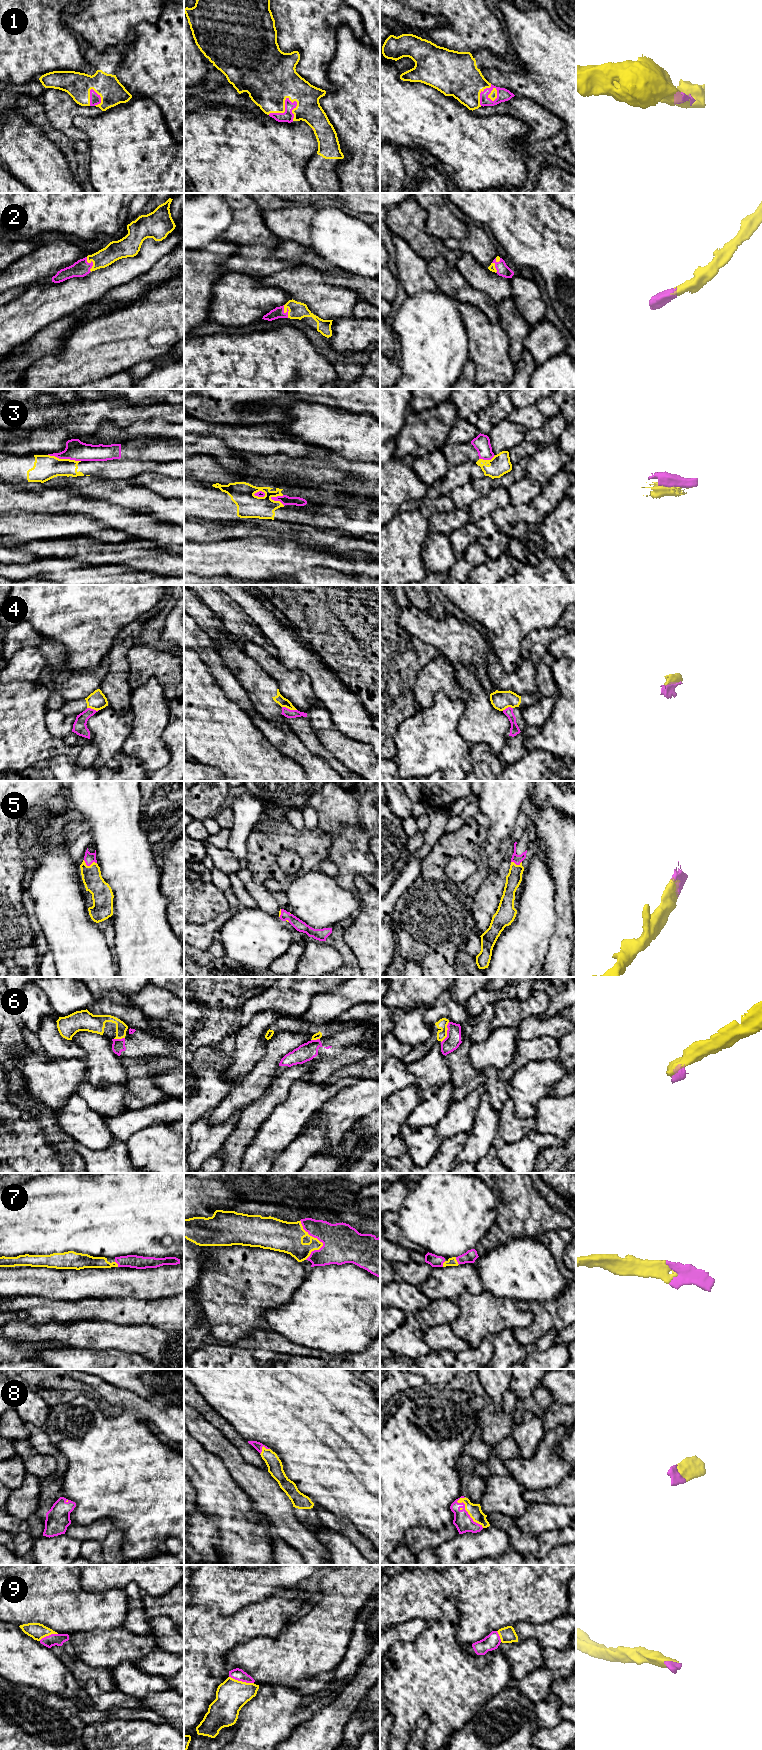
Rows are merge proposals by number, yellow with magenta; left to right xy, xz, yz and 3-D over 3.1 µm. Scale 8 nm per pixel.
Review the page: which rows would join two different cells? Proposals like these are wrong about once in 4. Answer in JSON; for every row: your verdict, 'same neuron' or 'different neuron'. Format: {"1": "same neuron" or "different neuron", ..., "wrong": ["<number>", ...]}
{"1": "same neuron", "2": "same neuron", "3": "different neuron", "4": "different neuron", "5": "same neuron", "6": "different neuron", "7": "same neuron", "8": "same neuron", "9": "same neuron", "wrong": ["3", "4", "6"]}

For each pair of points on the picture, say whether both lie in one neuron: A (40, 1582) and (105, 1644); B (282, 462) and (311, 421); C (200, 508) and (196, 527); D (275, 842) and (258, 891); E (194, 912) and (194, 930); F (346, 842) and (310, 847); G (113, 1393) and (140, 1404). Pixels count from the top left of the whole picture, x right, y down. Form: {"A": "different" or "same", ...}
{"A": "different", "B": "different", "C": "different", "D": "different", "E": "different", "F": "different", "G": "same"}

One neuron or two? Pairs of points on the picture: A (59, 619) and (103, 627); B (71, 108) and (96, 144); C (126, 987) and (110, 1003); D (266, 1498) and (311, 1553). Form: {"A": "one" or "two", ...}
{"A": "one", "B": "two", "C": "two", "D": "one"}

